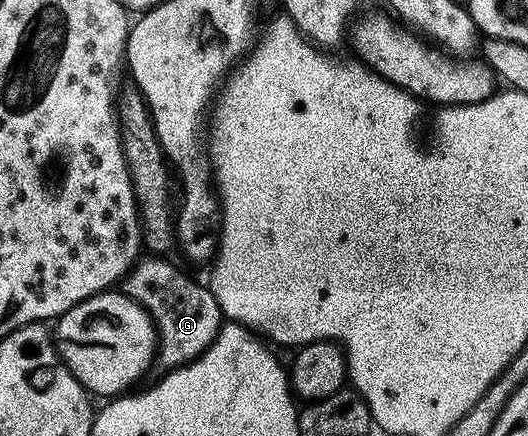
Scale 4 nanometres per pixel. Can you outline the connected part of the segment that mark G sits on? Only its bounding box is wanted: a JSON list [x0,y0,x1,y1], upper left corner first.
[122,257,222,369]

